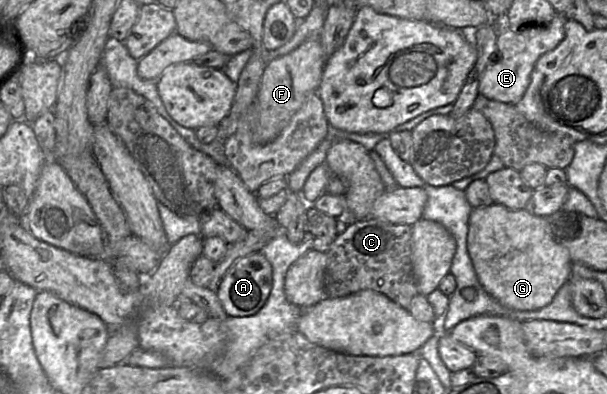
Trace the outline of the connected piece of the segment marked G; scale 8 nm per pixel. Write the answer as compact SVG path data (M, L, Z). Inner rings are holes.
M498 203L473 208L468 223L467 249L481 286L511 309L532 311L547 306L571 277L569 251L554 238L548 218L536 216L525 209L511 210Z

